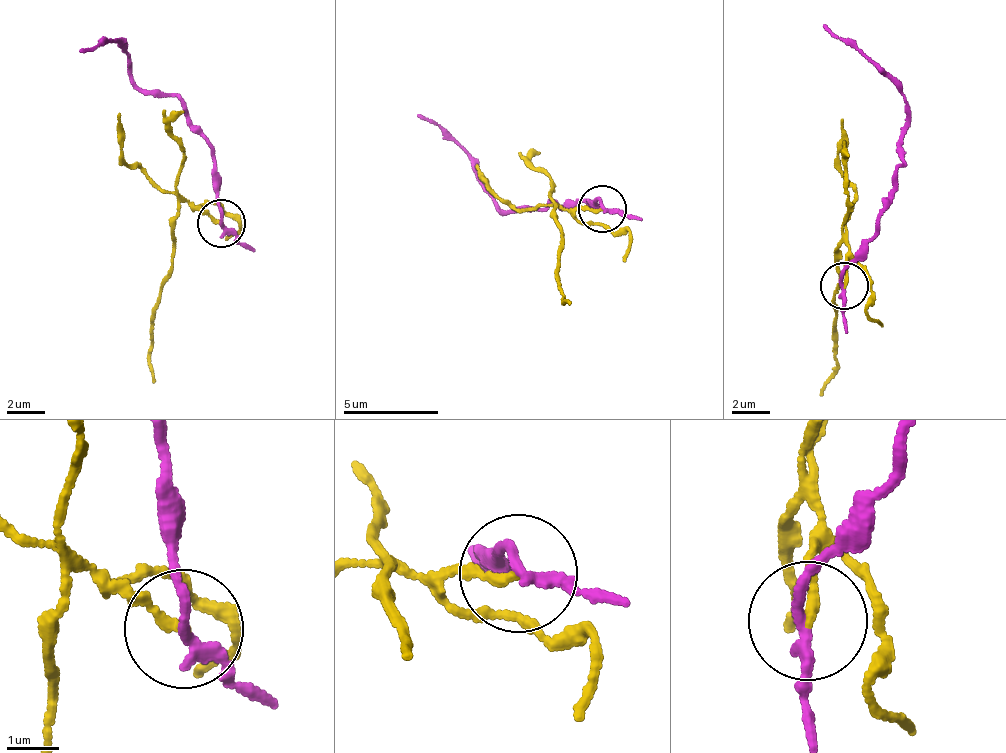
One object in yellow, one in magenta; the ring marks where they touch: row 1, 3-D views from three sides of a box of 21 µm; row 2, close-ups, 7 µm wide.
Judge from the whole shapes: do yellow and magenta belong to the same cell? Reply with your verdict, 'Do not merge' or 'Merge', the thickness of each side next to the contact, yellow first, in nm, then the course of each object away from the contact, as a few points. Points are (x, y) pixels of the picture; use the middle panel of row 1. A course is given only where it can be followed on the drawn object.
Do not merge. Thickness 180 nm (yellow) against 200 nm. Course of yellow: (601, 209), (563, 208), (553, 216), (566, 299), (572, 303). Course of magenta: (601, 205), (597, 195), (549, 203), (504, 216), (479, 167), (416, 116)

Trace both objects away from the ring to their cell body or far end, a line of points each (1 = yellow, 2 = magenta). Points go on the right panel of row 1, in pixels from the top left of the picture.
1: (845, 284), (847, 245), (840, 254), (836, 371), (822, 396)
2: (840, 284), (840, 269), (878, 220), (899, 166), (899, 153), (909, 129), (909, 113), (883, 77), (825, 24)

